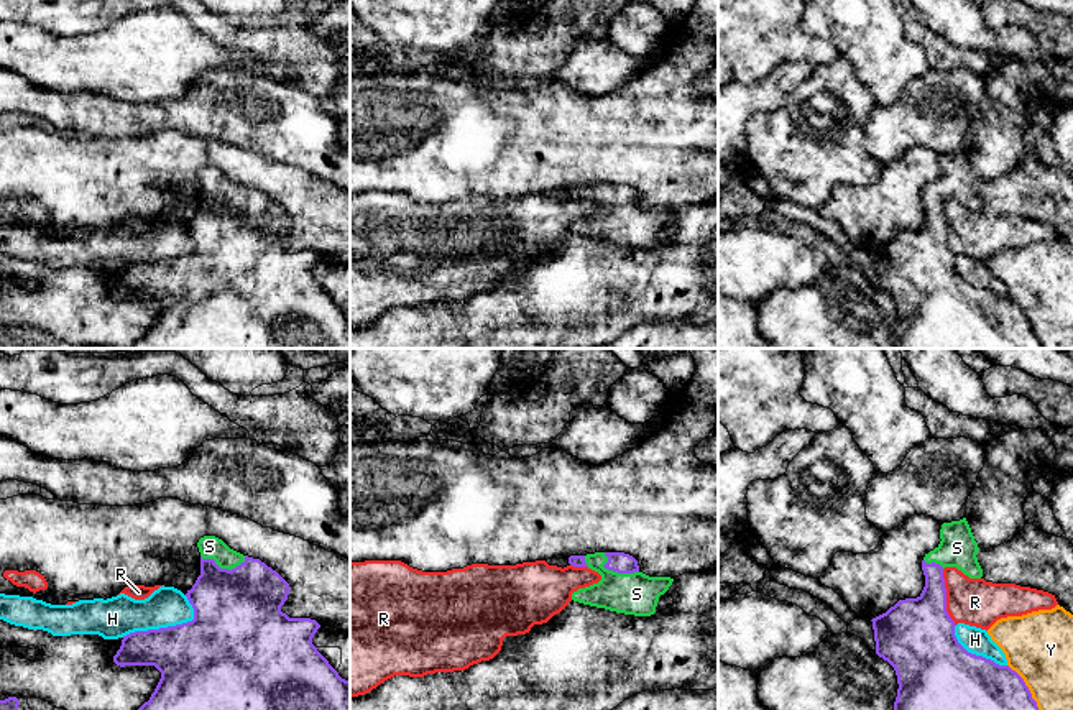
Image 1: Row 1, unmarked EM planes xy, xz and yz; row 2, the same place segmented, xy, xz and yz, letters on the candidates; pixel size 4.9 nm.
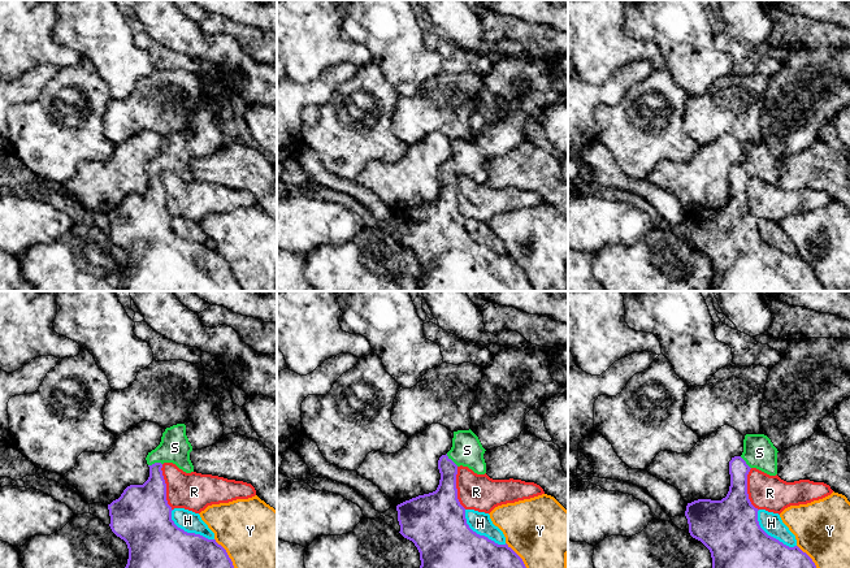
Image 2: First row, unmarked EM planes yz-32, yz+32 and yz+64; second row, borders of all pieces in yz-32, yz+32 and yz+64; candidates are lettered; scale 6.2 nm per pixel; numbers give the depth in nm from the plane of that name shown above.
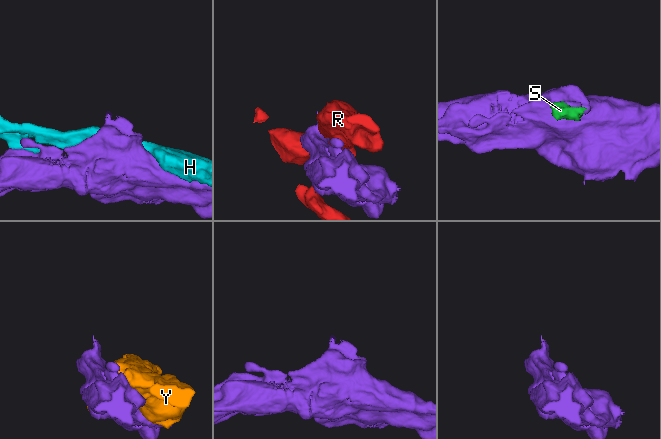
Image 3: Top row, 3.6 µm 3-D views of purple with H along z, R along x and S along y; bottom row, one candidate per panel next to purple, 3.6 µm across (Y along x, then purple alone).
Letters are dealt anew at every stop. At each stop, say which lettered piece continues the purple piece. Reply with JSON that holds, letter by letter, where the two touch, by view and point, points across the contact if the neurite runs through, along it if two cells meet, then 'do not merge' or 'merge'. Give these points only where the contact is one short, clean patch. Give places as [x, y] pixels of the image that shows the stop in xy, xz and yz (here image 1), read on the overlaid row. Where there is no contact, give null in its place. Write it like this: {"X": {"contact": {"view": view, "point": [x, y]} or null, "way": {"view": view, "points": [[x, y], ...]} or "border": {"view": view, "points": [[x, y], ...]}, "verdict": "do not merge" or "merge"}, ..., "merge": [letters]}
{"H": {"contact": {"view": "xy", "point": [161, 628]}, "verdict": "do not merge"}, "R": {"contact": {"view": "yz", "point": [945, 597]}, "verdict": "do not merge"}, "S": {"contact": {"view": "xy", "point": [224, 569]}, "way": {"view": "xy", "points": [[237, 613], [234, 590], [224, 569], [209, 546]]}, "verdict": "merge"}, "Y": {"contact": {"view": "yz", "point": [1027, 687]}, "verdict": "do not merge"}, "merge": ["S"]}

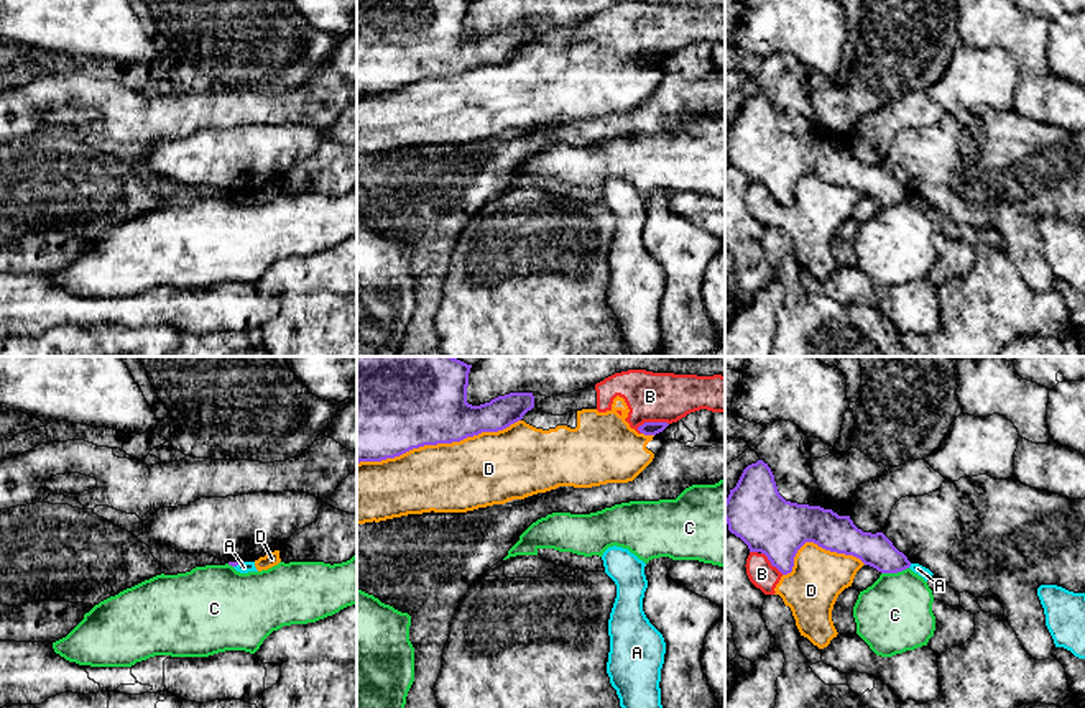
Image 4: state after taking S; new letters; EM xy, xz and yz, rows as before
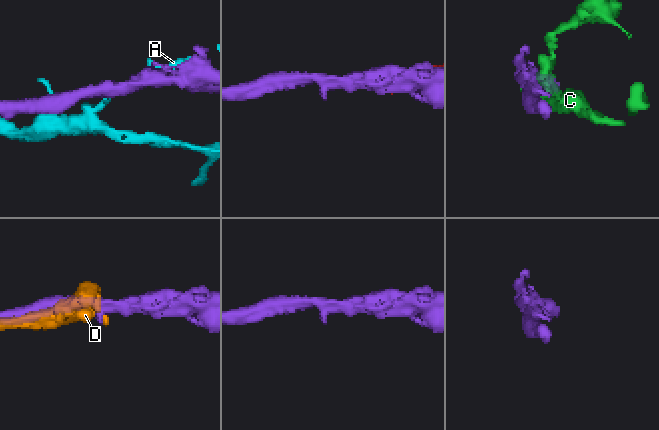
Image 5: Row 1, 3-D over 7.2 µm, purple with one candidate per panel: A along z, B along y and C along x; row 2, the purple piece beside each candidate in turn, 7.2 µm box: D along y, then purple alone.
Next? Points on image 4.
{"A": {"contact": {"view": "yz", "point": [909, 565]}, "border": {"view": "yz", "points": [[911, 564], [908, 567]]}, "verdict": "do not merge"}, "B": {"contact": {"view": "xz", "point": [651, 422]}, "border": {"view": "xz", "points": [[668, 422], [643, 422], [637, 429]]}, "verdict": "do not merge"}, "C": {"contact": {"view": "yz", "point": [895, 572]}, "verdict": "do not merge"}, "D": {"contact": {"view": "xz", "point": [438, 442]}, "verdict": "do not merge"}, "merge": []}

